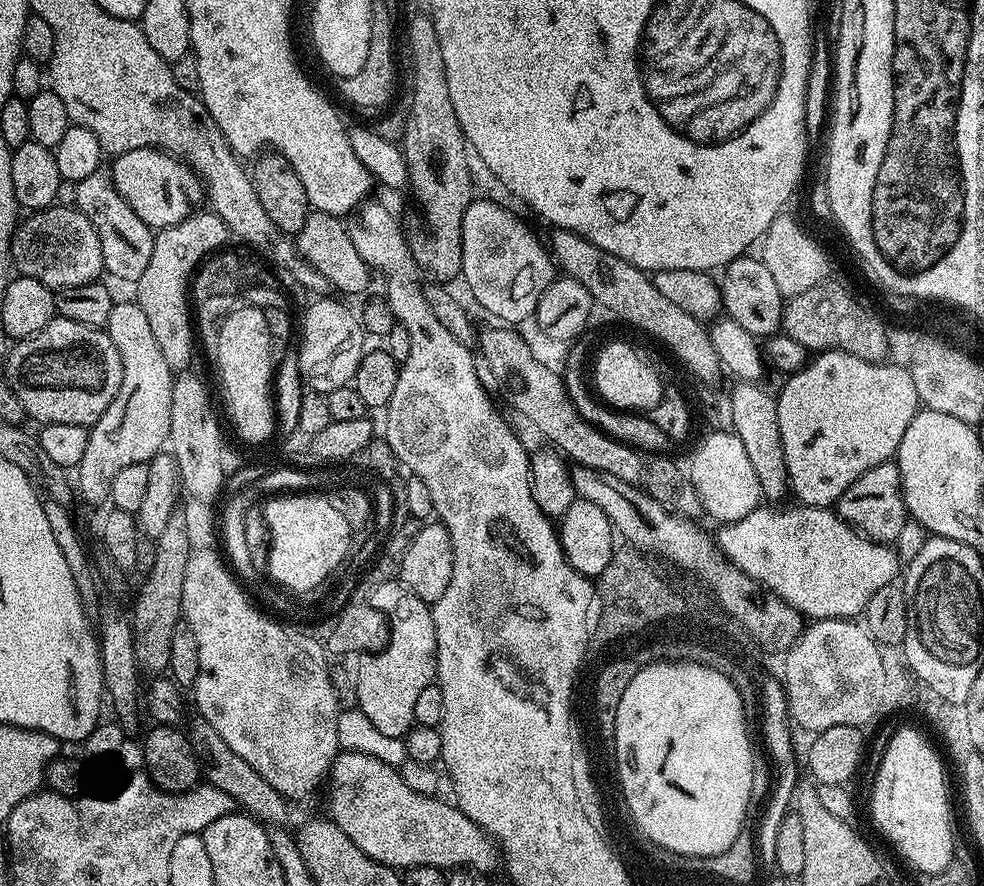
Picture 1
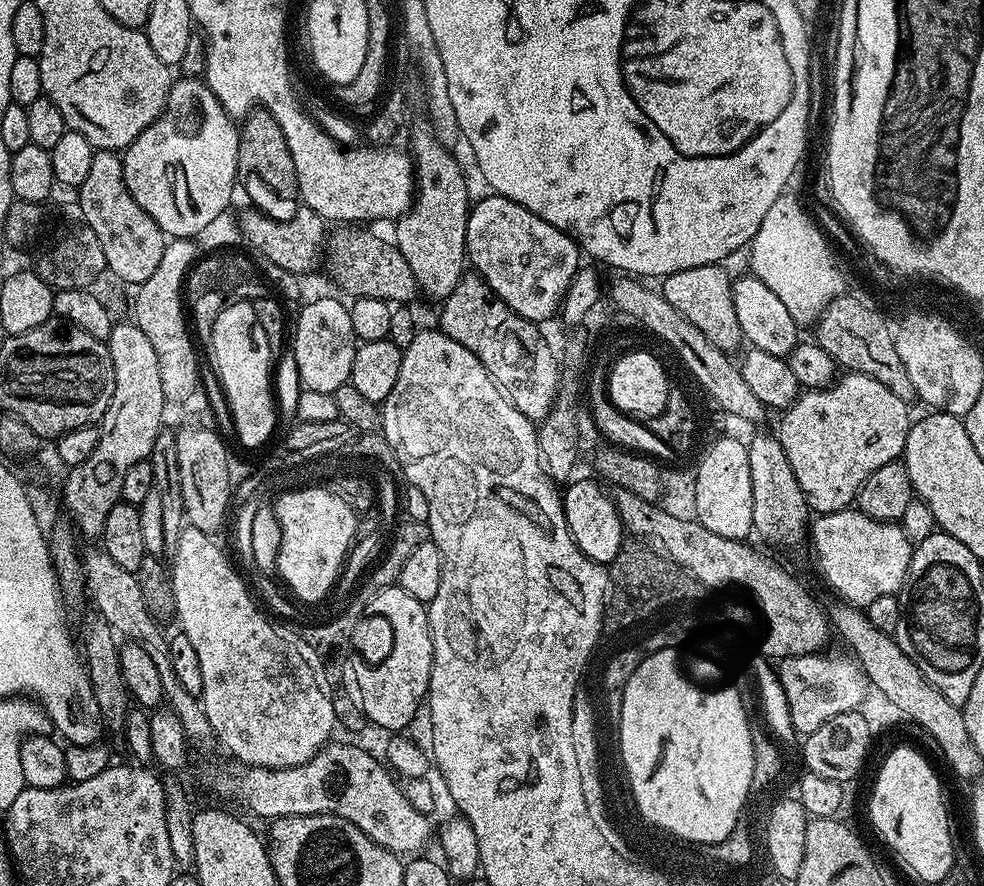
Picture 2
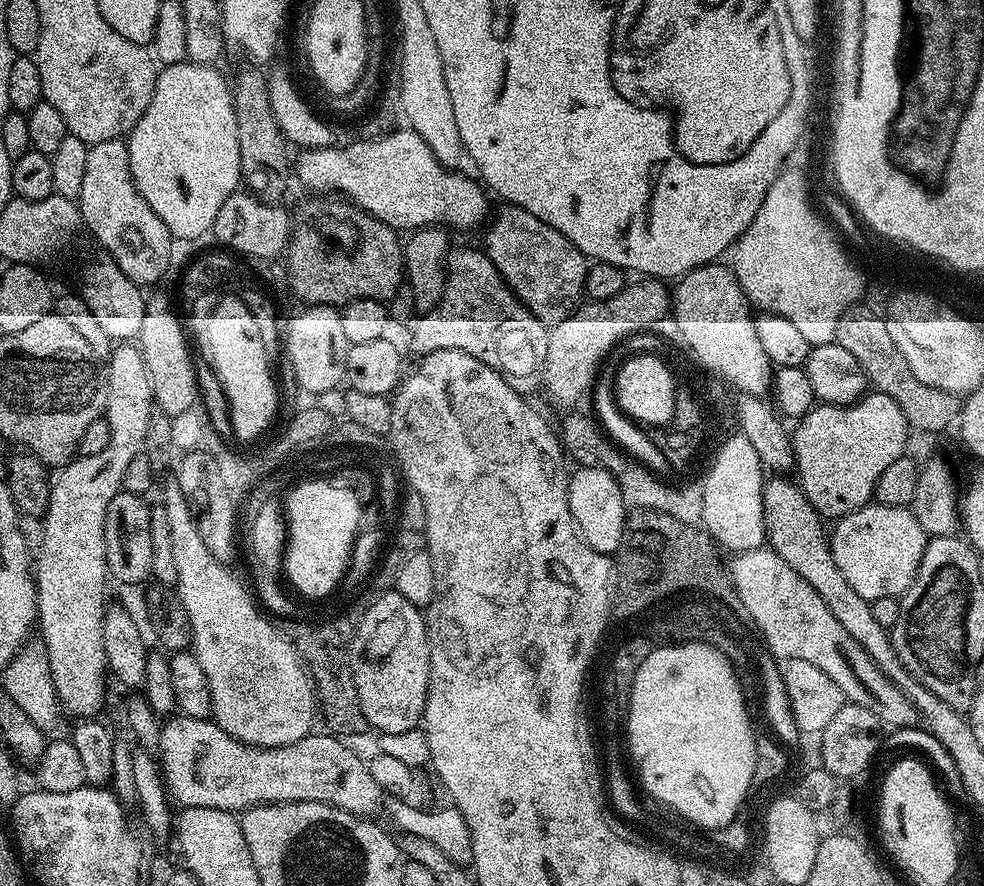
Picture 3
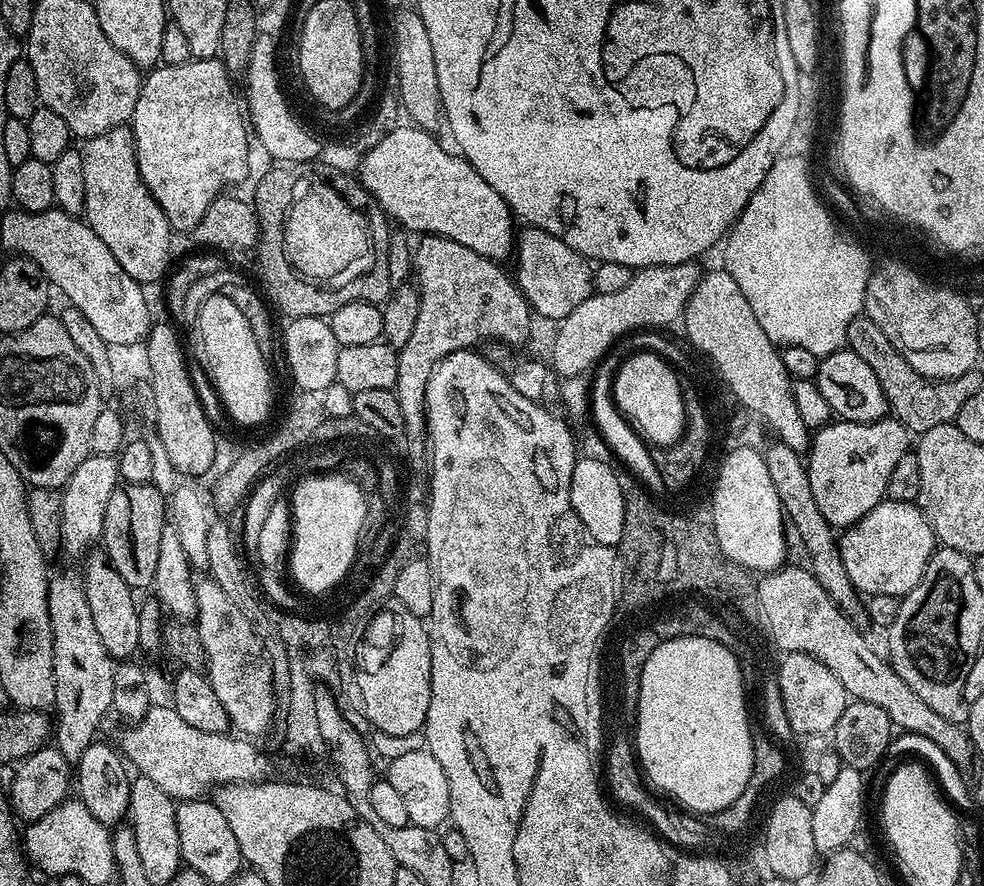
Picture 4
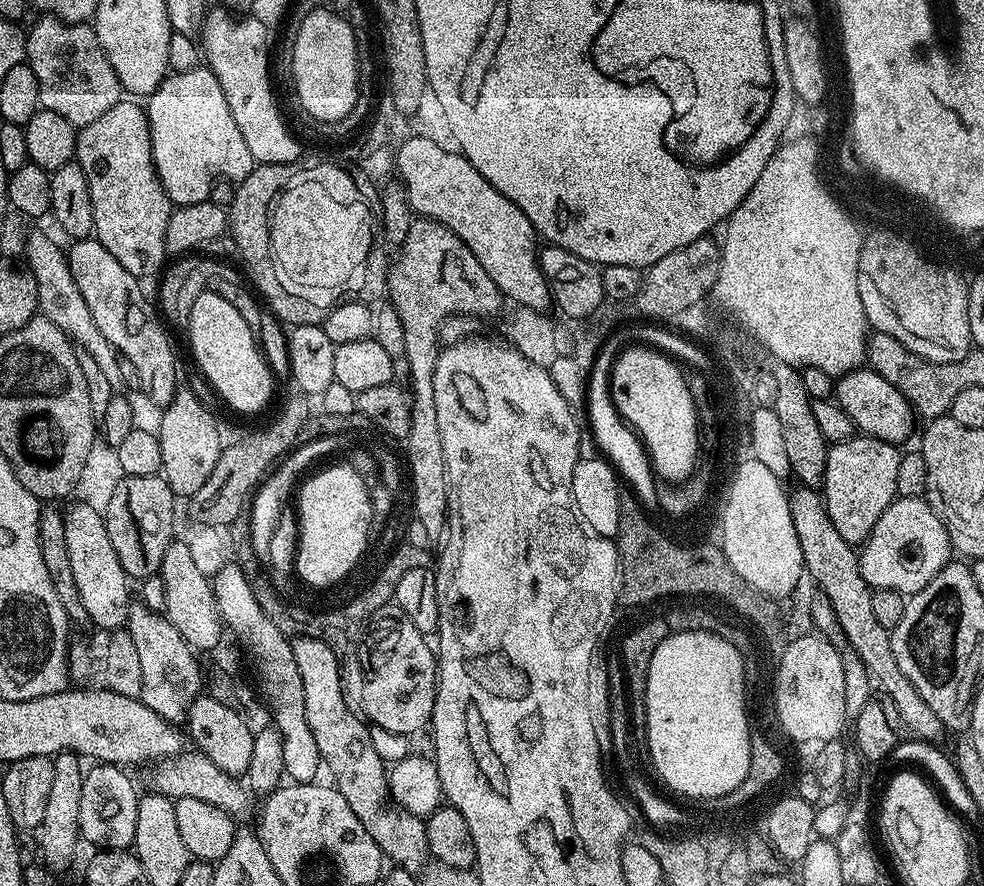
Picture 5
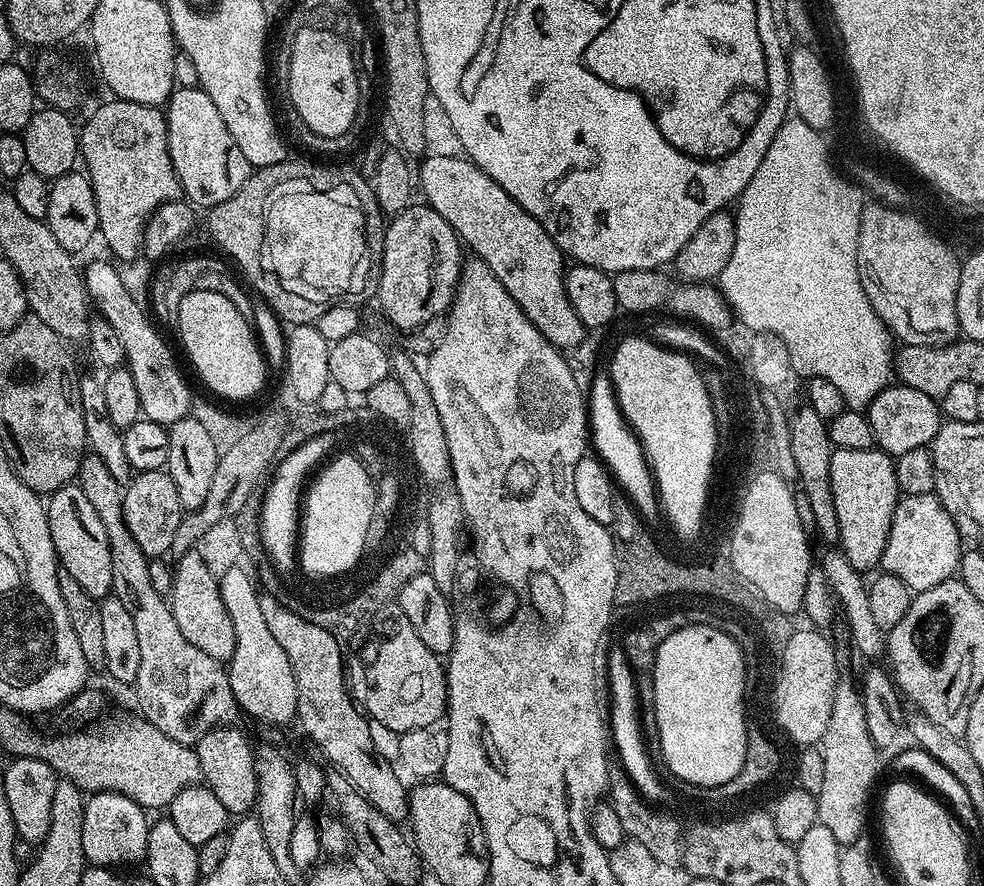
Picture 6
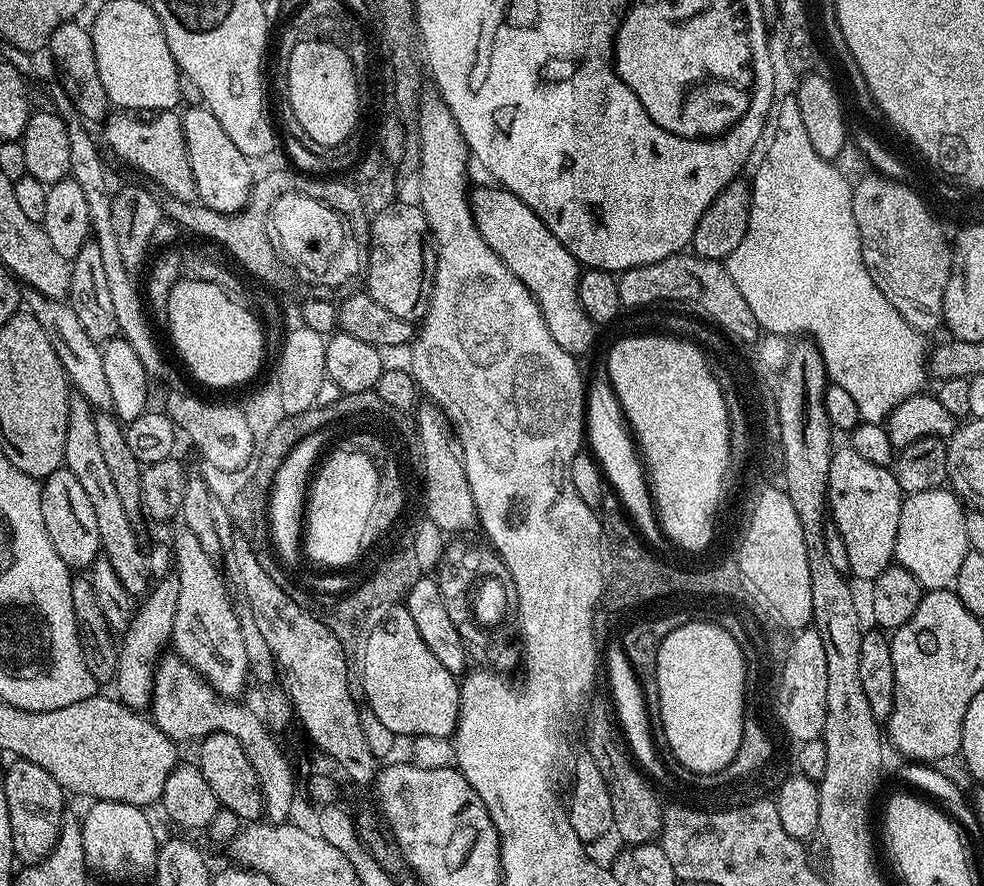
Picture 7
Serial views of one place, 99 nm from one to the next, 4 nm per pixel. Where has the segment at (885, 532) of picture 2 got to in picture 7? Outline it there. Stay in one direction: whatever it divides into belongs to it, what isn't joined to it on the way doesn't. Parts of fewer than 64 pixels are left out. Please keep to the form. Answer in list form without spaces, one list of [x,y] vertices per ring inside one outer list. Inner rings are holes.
[[[951,487],[922,490],[922,494],[907,494],[898,514],[898,538],[895,563],[910,570],[918,578],[921,589],[935,590],[955,585],[962,558],[968,553],[965,505]]]

